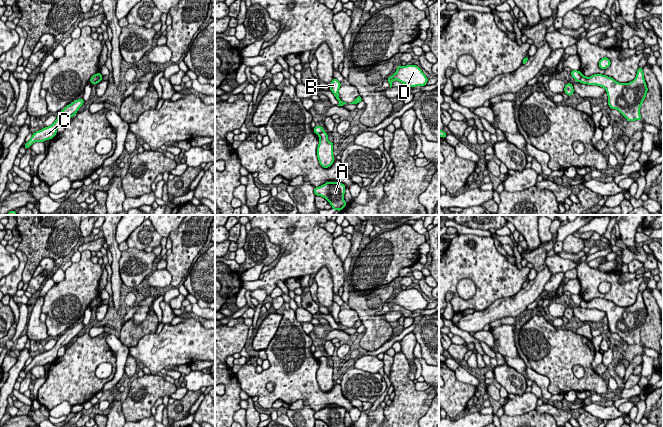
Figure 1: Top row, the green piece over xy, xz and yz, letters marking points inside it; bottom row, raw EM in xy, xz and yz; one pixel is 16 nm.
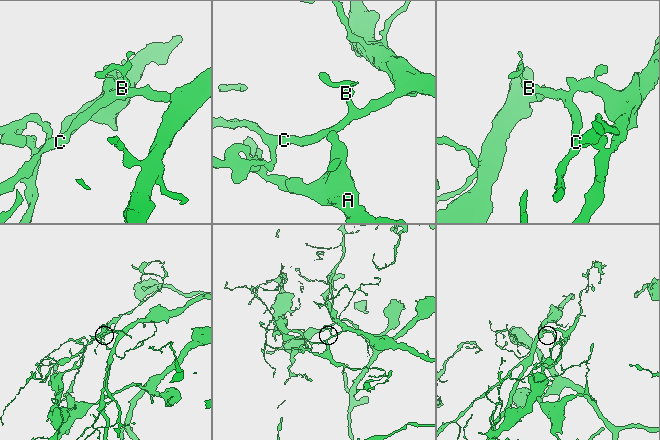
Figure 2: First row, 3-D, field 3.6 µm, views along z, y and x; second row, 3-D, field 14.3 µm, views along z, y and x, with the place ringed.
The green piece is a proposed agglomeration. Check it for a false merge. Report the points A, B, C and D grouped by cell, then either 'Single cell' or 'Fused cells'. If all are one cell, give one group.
Groups: A / B C D. Fused cells

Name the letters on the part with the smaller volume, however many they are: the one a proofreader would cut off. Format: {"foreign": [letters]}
{"foreign": ["B", "C", "D"]}

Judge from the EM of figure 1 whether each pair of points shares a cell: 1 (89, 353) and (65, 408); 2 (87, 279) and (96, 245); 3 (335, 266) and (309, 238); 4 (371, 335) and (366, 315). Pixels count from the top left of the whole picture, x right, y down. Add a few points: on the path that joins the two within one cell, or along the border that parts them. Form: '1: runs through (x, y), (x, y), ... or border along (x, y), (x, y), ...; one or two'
1: border along (72, 405), (62, 401), (49, 410); two
2: border along (91, 251), (84, 250), (81, 252); two
3: runs through (329, 259), (315, 245); one
4: runs through (371, 330), (371, 322), (369, 320); one

